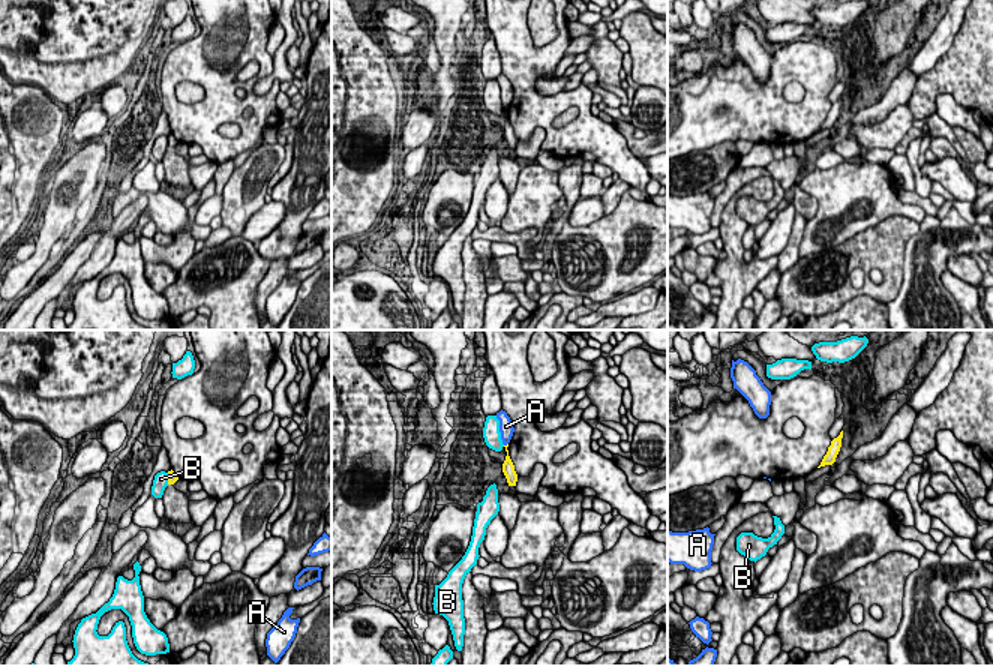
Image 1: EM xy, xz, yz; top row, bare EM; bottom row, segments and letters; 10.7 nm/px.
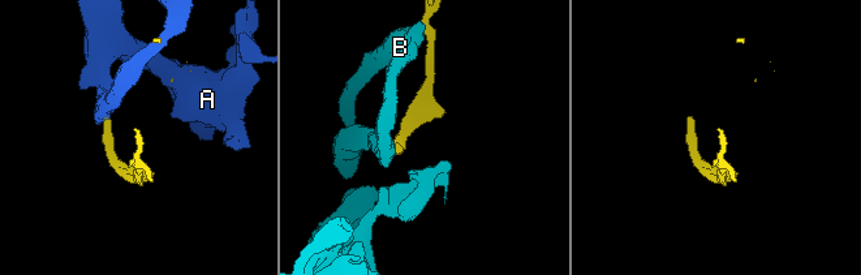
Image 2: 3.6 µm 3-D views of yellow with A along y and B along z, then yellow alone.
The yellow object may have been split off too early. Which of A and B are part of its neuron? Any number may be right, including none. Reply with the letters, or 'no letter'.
no letter

